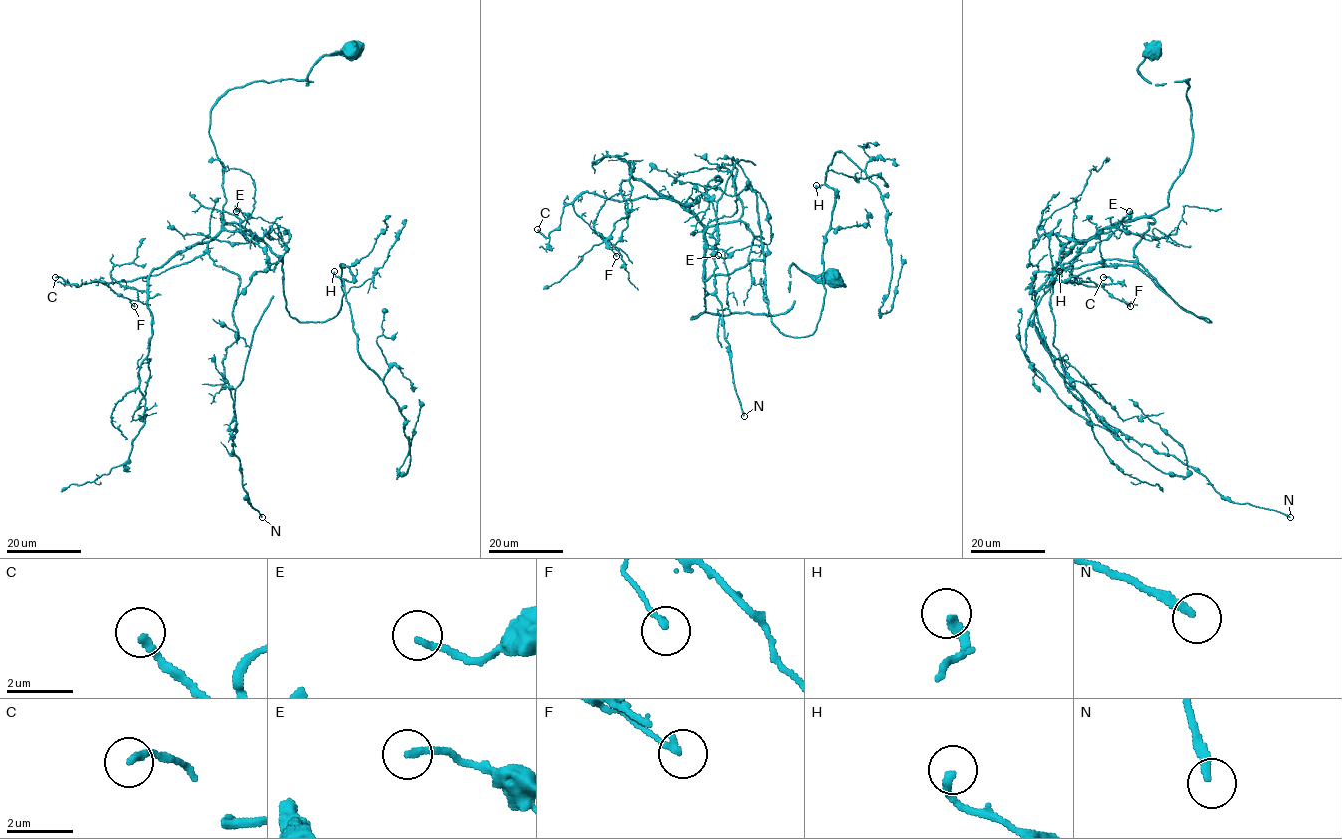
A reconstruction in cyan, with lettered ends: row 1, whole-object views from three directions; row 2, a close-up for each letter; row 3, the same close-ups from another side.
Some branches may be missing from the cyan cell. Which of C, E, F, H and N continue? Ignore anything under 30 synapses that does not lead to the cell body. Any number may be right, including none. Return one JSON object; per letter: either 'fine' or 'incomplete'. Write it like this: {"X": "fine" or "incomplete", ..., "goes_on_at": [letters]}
{"C": "fine", "E": "fine", "F": "fine", "H": "incomplete", "N": "incomplete", "goes_on_at": ["H", "N"]}

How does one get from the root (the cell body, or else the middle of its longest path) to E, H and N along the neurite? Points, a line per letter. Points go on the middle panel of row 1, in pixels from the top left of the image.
E: (834, 280), (793, 264), (785, 312), (691, 318), (704, 233), (749, 186), (771, 240), (718, 255)
H: (834, 280), (793, 264), (785, 312), (691, 318), (703, 278), (762, 260), (771, 322), (813, 332), (816, 185)
N: (834, 280), (793, 264), (785, 312), (691, 318), (707, 294), (690, 204), (721, 179), (704, 187), (744, 416)

